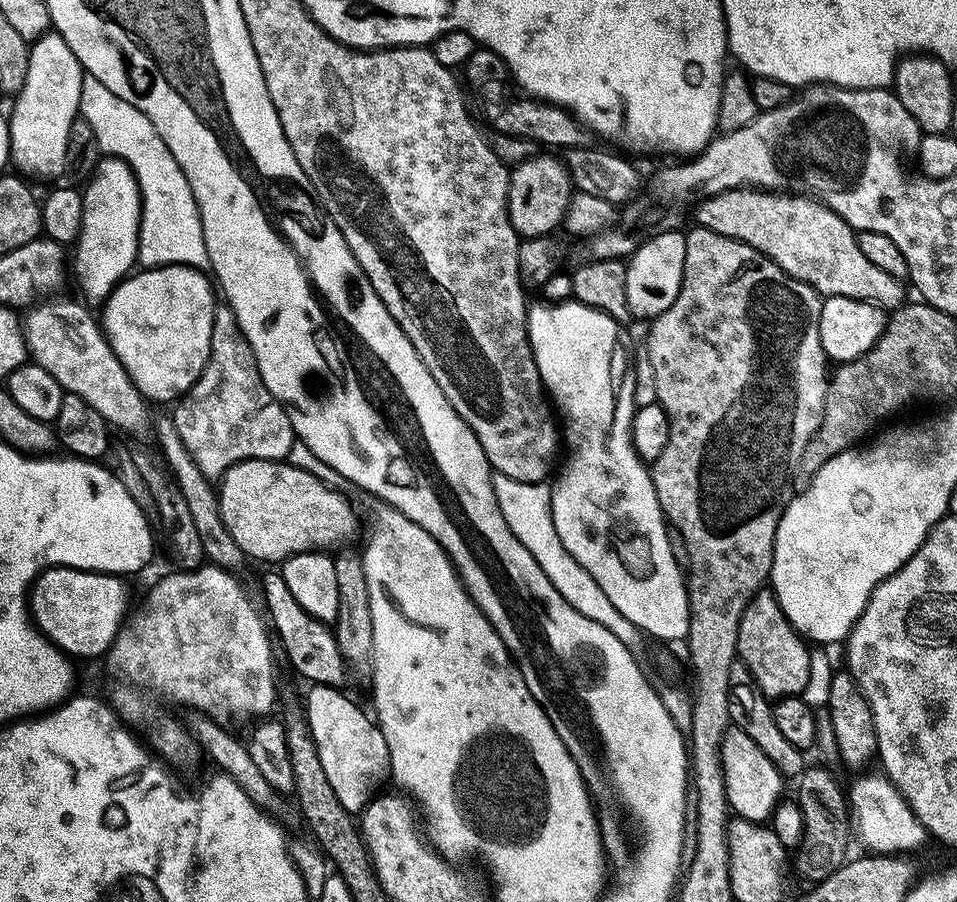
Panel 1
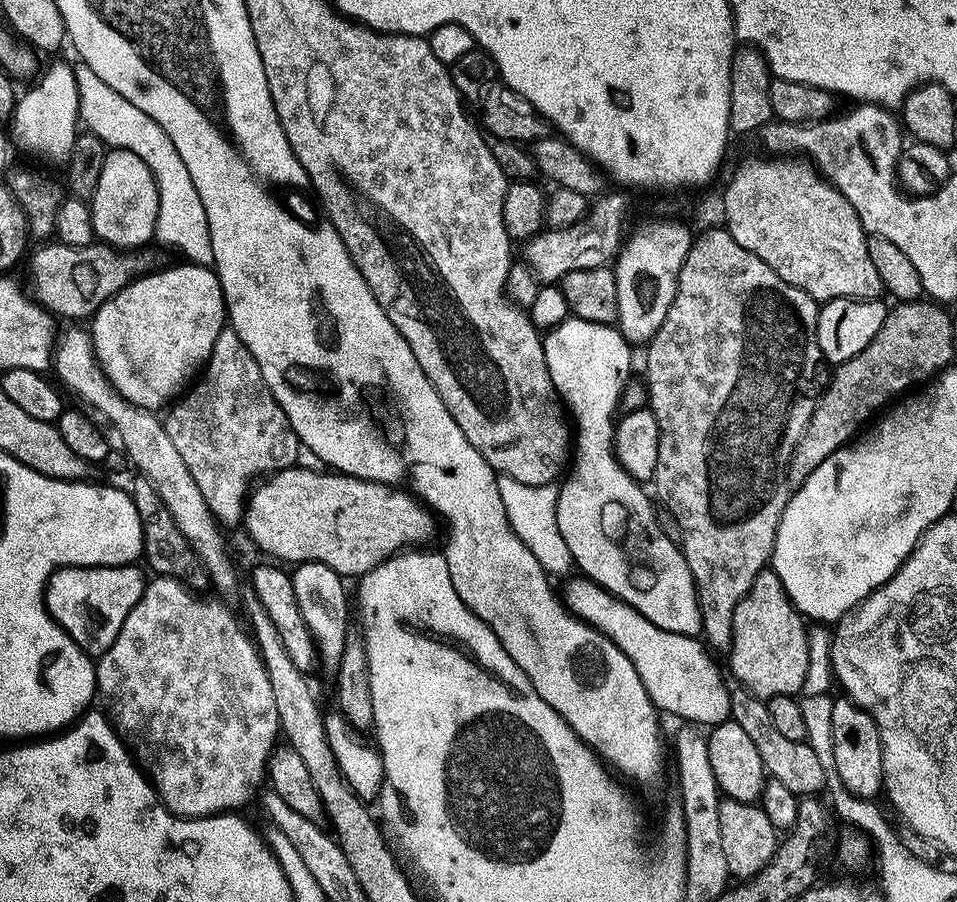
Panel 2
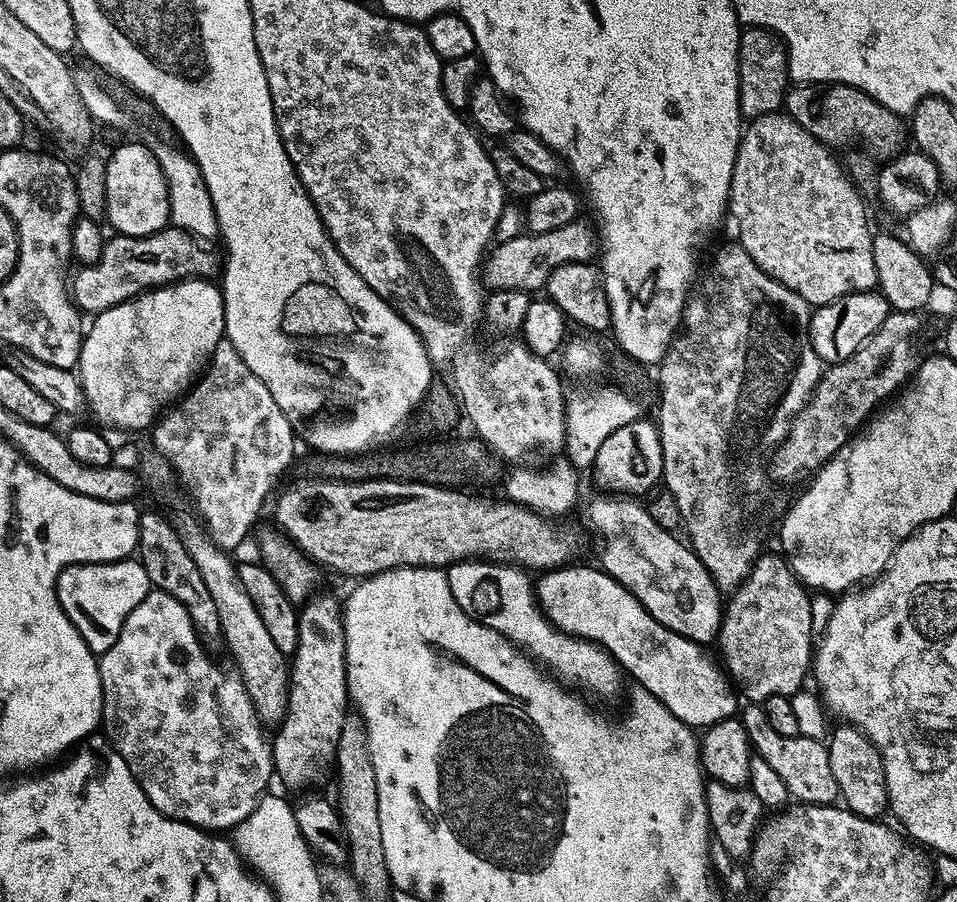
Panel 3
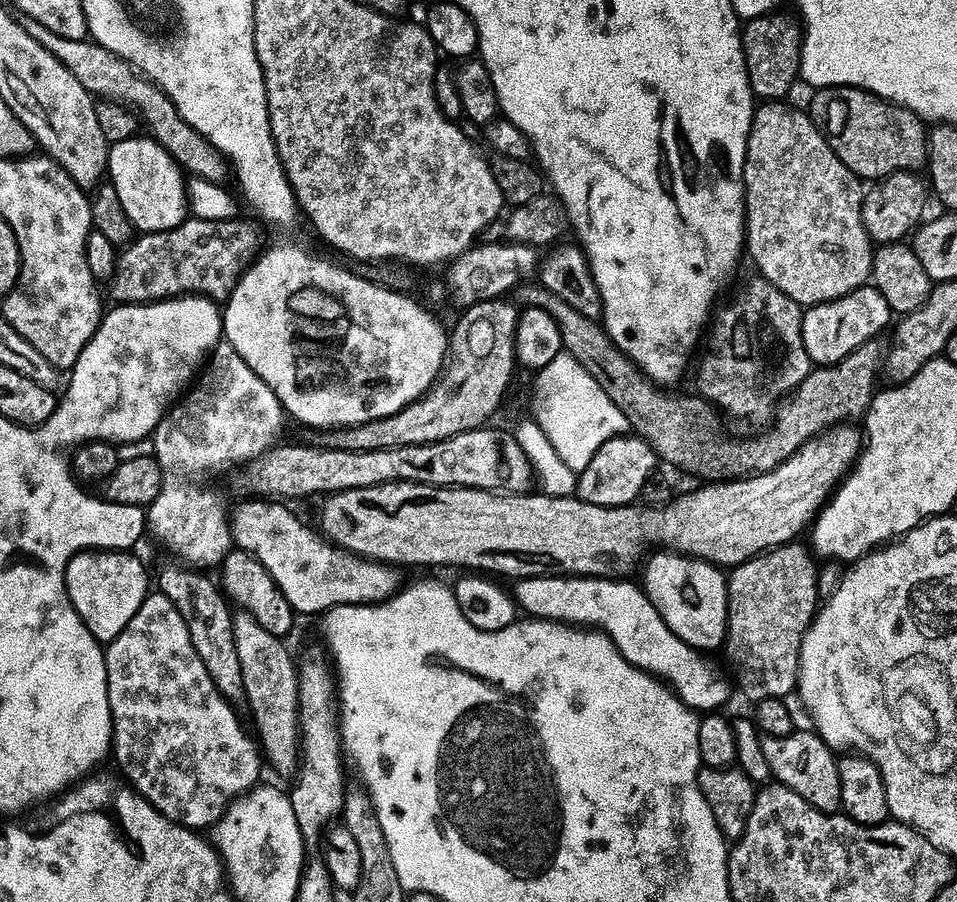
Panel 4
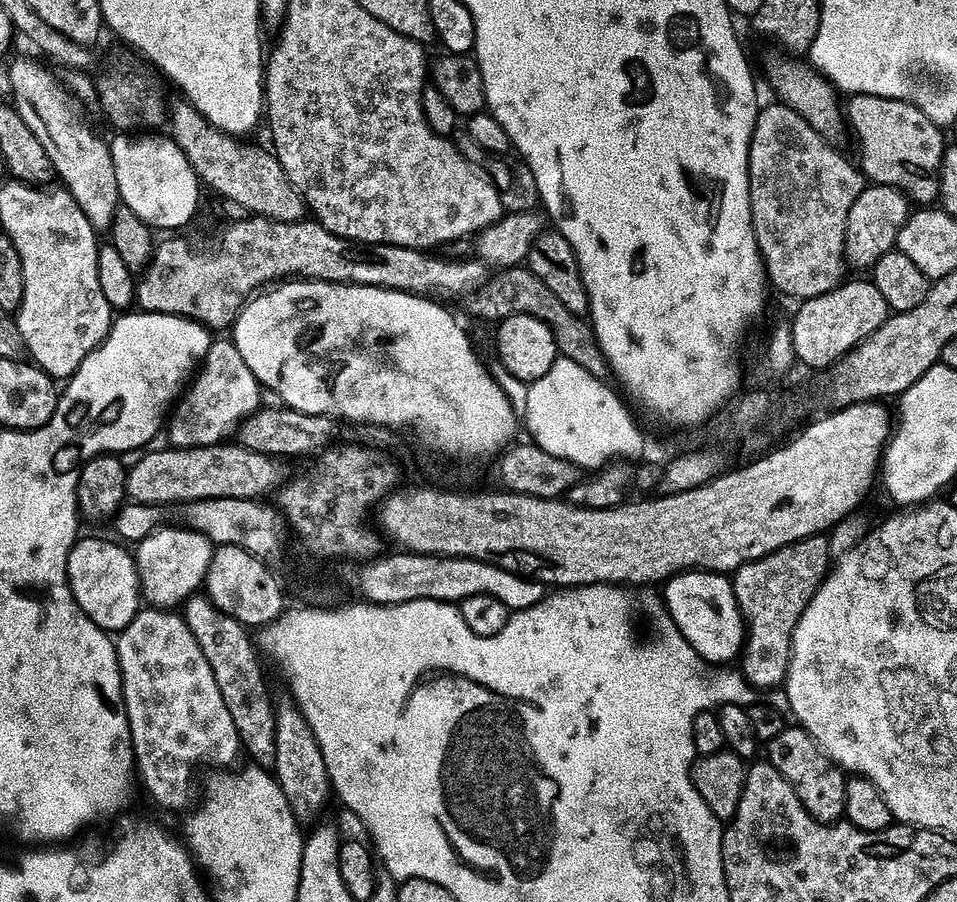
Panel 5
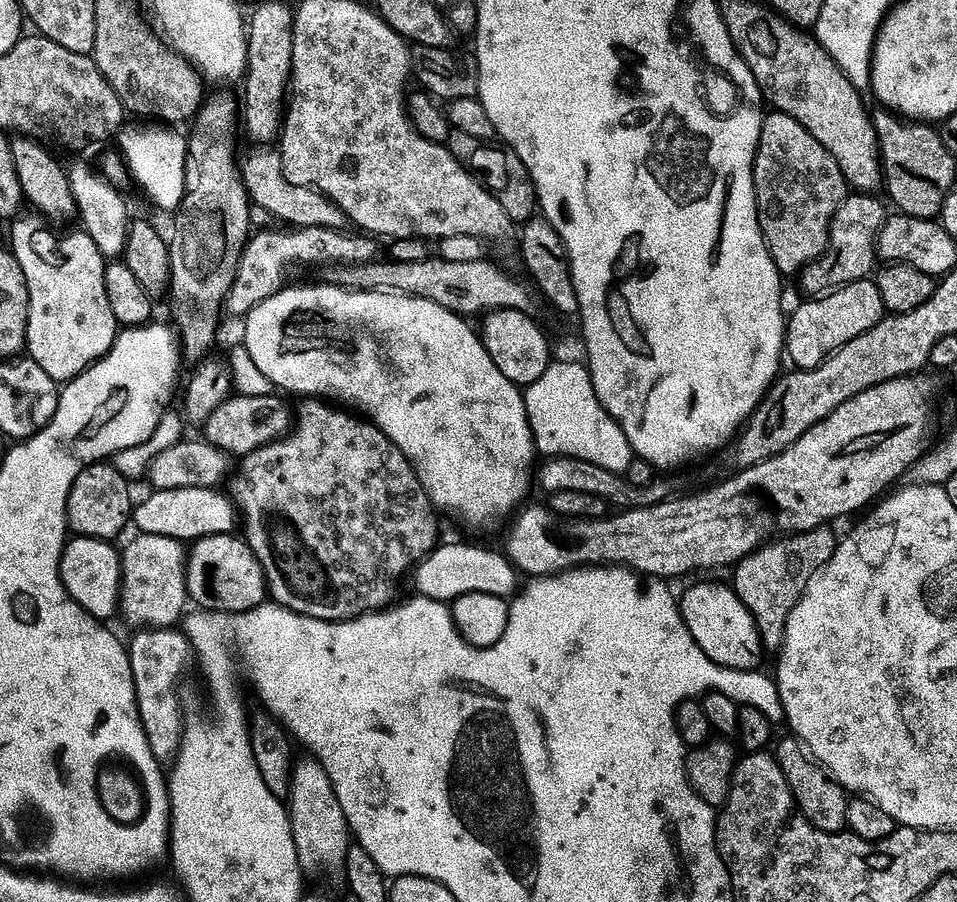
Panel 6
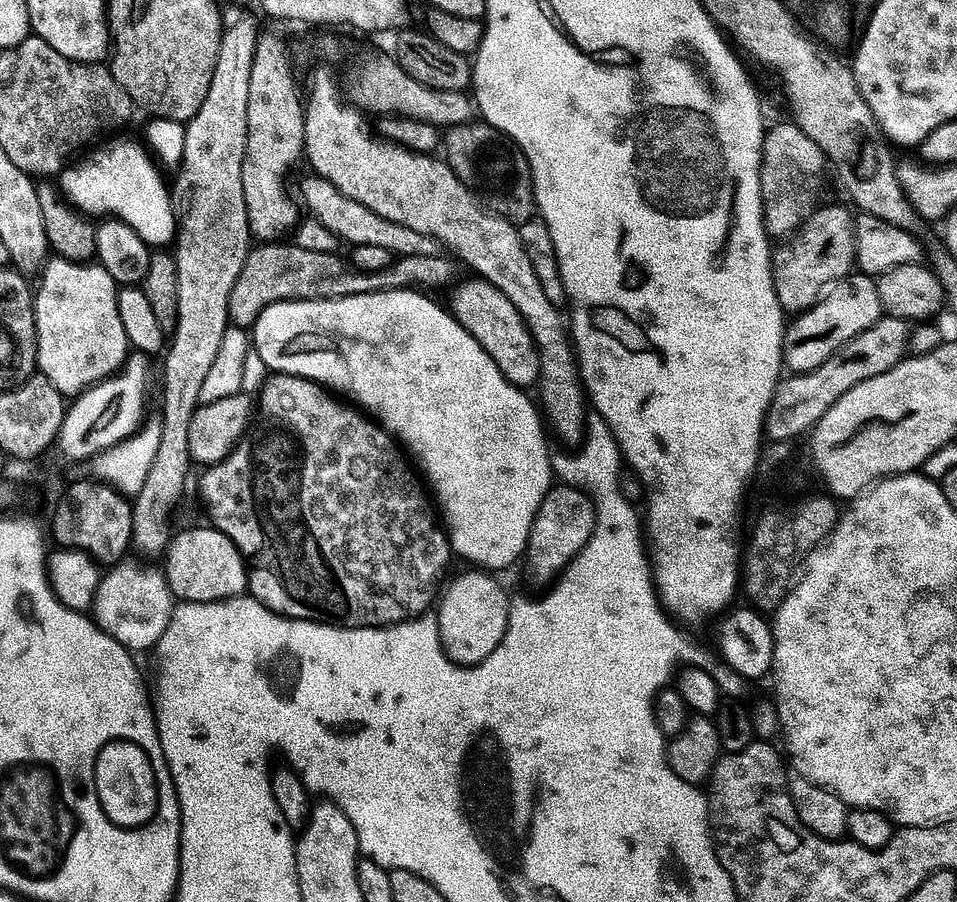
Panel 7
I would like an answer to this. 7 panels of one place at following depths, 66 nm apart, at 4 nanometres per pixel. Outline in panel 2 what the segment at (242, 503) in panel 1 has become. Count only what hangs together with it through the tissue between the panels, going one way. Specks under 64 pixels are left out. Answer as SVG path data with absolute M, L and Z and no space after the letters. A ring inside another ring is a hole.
M293 466L267 477L259 487L247 501L242 524L248 527L249 538L268 555L265 557L285 565L321 564L330 566L339 576L363 578L379 564L413 546L427 545L424 543L436 536L437 521L433 513L411 491L393 490L389 485L375 484L373 480Z

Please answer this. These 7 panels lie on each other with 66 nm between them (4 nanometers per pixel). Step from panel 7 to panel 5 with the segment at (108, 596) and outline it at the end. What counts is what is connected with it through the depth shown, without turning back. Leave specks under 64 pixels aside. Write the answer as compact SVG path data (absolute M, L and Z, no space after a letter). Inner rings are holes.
M161 526L135 546L140 591L143 599L153 609L179 609L191 596L201 591L214 555L213 543L202 533L195 532L187 526L181 528Z

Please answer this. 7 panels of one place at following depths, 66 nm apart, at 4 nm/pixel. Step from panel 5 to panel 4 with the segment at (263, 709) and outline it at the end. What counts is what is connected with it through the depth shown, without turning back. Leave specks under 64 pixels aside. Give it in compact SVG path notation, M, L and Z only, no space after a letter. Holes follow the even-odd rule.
M181 565L178 566L168 566L161 572L158 578L159 586L157 586L159 593L168 597L174 606L176 606L182 618L184 618L194 649L198 653L198 656L200 656L204 667L210 673L210 678L212 678L212 682L214 682L216 688L221 692L222 697L234 707L241 707L247 701L247 695L245 692L245 680L242 678L241 658L238 657L237 643L234 642L234 616L227 609L230 609L229 603L219 585L217 583L215 585L210 579L204 577L207 575Z

